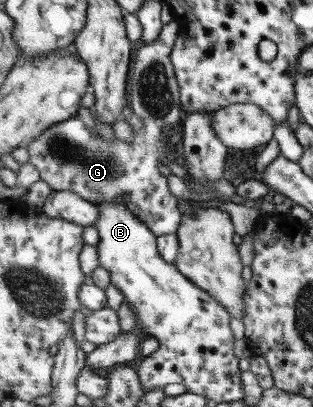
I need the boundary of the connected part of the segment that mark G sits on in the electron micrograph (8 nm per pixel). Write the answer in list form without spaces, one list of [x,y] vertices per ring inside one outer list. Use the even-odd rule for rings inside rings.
[[[171,20],[169,23],[166,23],[163,26],[162,32],[160,33],[160,37],[156,38],[156,41],[152,43],[139,44],[136,52],[136,63],[132,65],[132,71],[130,72],[130,79],[128,82],[132,82],[132,104],[129,105],[132,113],[139,119],[142,124],[141,129],[138,132],[134,132],[133,142],[130,144],[127,143],[126,140],[121,140],[117,138],[115,135],[115,139],[105,140],[99,136],[90,134],[90,130],[86,128],[86,124],[80,120],[80,118],[74,117],[68,121],[64,121],[64,123],[56,123],[54,127],[49,128],[44,131],[44,134],[41,134],[39,138],[33,140],[30,144],[26,145],[30,159],[29,162],[32,163],[40,172],[41,172],[41,180],[44,180],[46,184],[48,184],[53,191],[56,192],[76,192],[76,194],[80,194],[83,199],[92,201],[94,204],[101,203],[102,201],[108,201],[113,203],[120,203],[126,205],[137,217],[140,217],[140,220],[143,220],[151,229],[152,232],[155,233],[157,237],[166,236],[167,234],[177,233],[179,230],[179,226],[181,225],[183,219],[183,212],[179,209],[178,198],[170,192],[170,188],[168,188],[168,178],[166,176],[162,176],[160,174],[160,170],[158,170],[158,164],[160,162],[165,164],[167,160],[174,159],[177,155],[174,152],[173,148],[167,142],[167,132],[174,126],[178,126],[180,124],[180,120],[182,120],[182,104],[181,104],[181,92],[178,78],[176,77],[176,70],[174,69],[174,65],[172,65],[171,55],[175,51],[176,42],[179,40],[179,30],[180,25]]]

